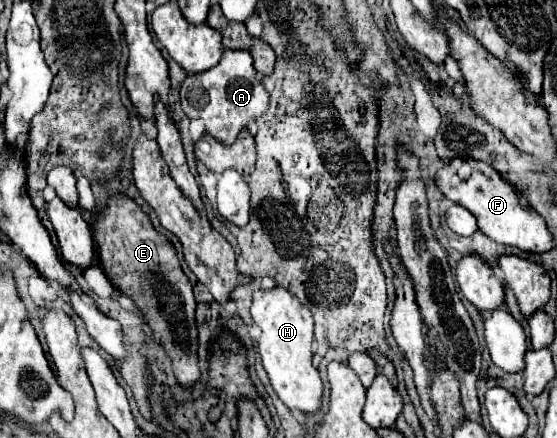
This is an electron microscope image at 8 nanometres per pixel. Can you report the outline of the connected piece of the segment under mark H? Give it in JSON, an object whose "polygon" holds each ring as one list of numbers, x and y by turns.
{"polygon":[[273,286,271,290,257,288,253,290,251,318,261,328,261,336,257,340,257,352,261,356,263,368,269,374,271,386,289,408,299,408,301,412,315,412,321,404,323,384,319,372,311,364,311,342,313,342,313,316,299,302,295,294,291,294,283,286]]}

